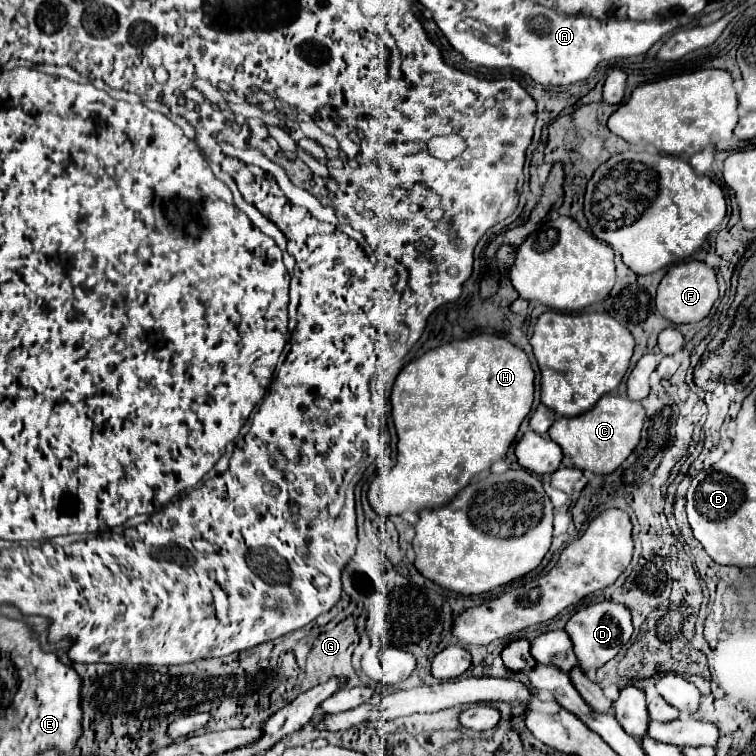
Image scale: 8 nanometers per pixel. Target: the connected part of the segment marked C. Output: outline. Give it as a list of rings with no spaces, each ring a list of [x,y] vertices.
[[[605,395],[593,409],[577,417],[557,417],[549,429],[549,437],[563,449],[563,465],[597,475],[613,473],[633,453],[641,439],[645,407],[621,395]]]

